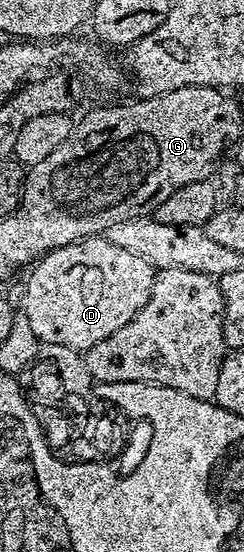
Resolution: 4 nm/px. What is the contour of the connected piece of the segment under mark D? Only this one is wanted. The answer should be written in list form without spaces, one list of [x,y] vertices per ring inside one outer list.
[[[92,237],[48,251],[29,274],[21,314],[29,319],[40,344],[65,345],[86,353],[145,309],[157,271],[145,257],[121,249],[105,237]]]

